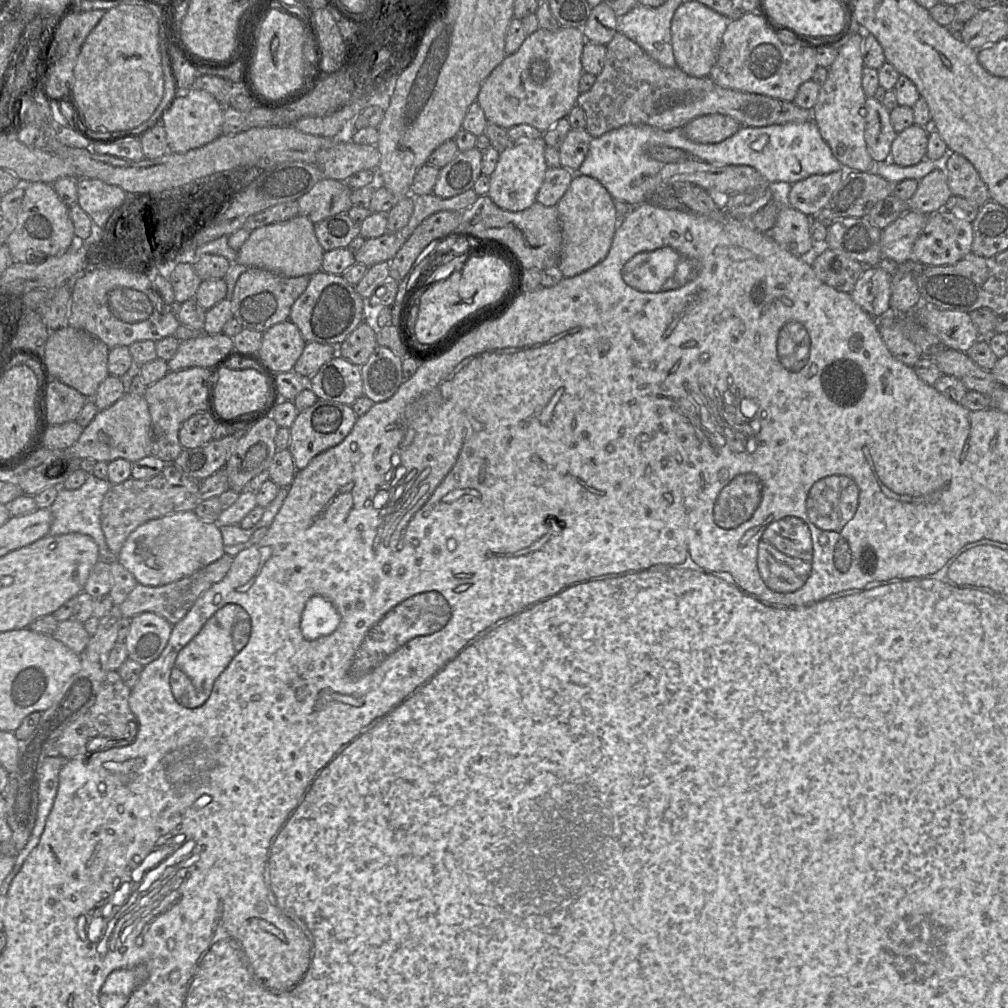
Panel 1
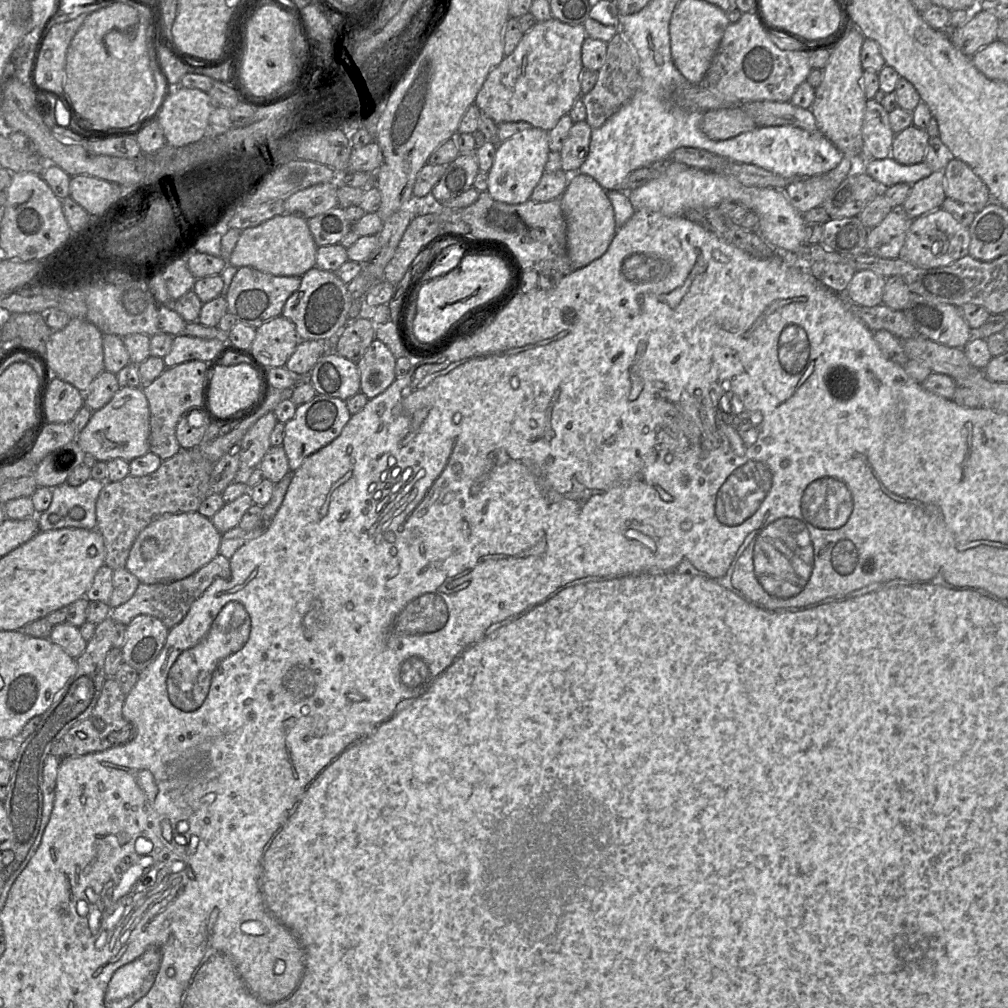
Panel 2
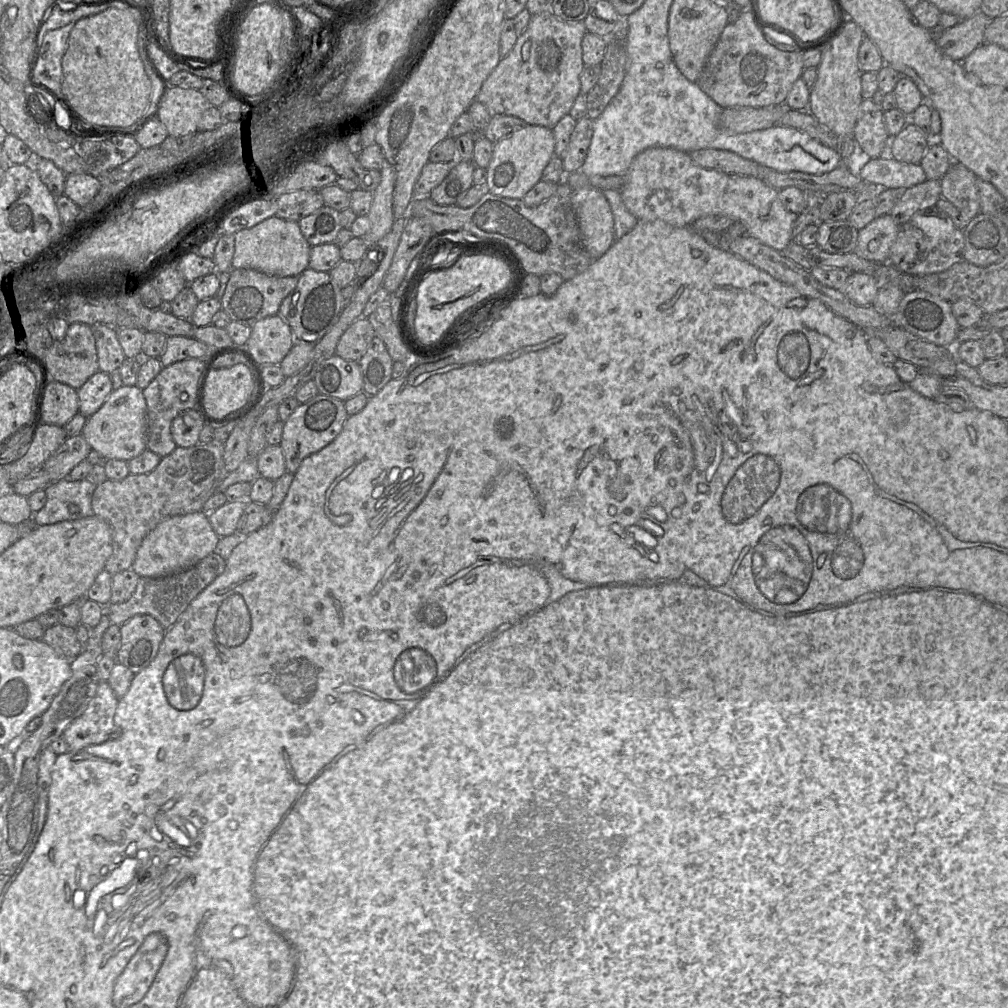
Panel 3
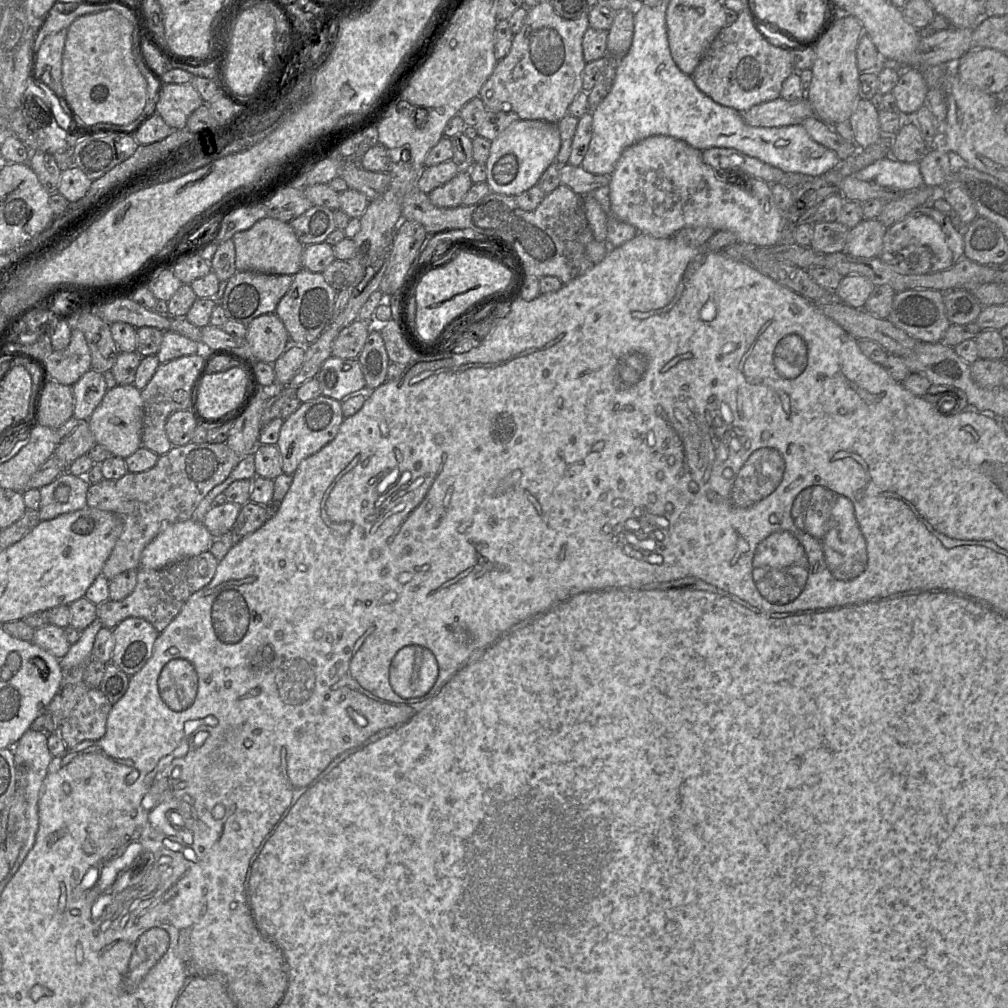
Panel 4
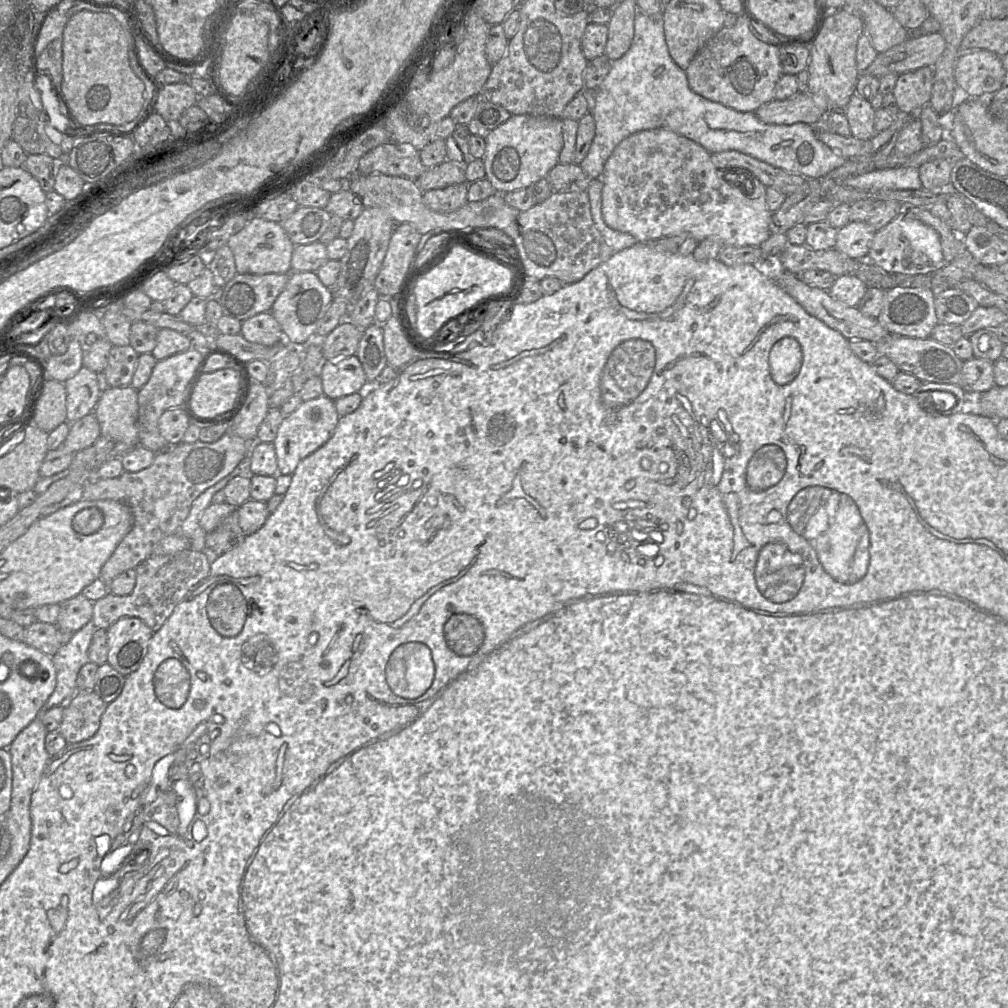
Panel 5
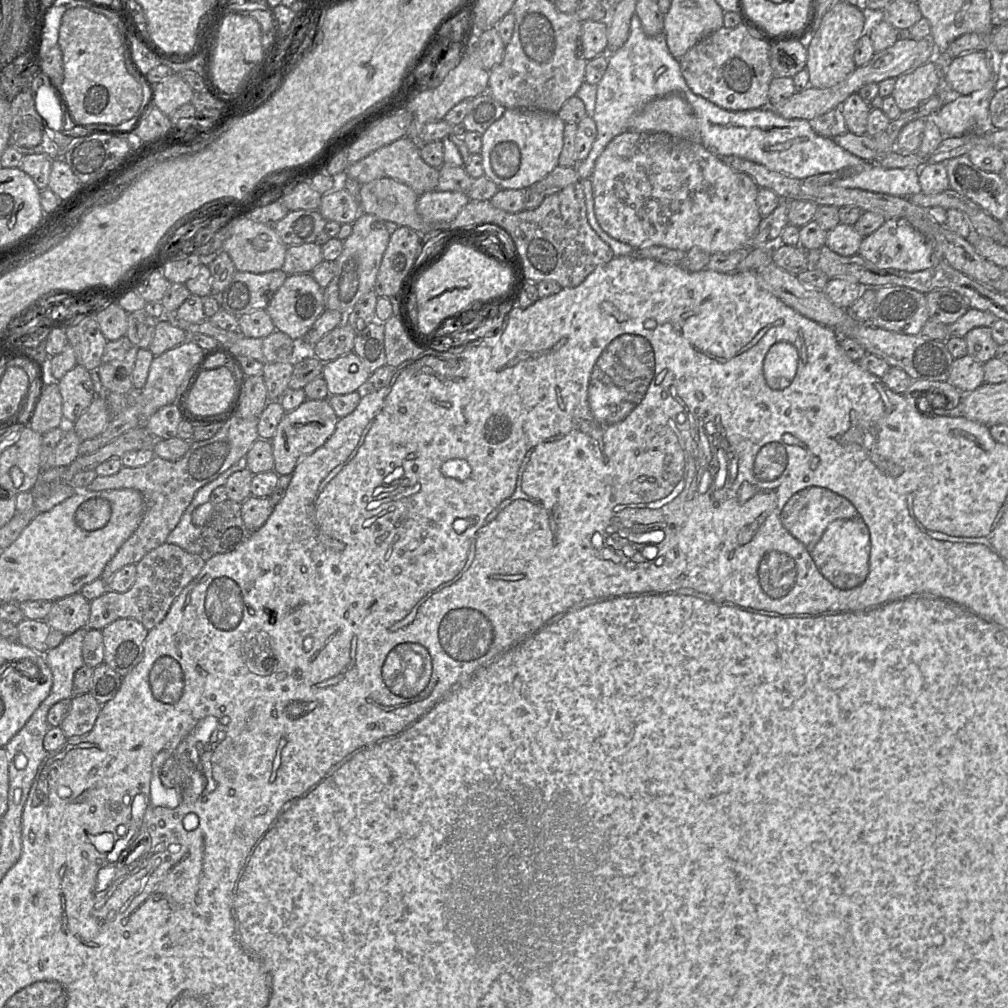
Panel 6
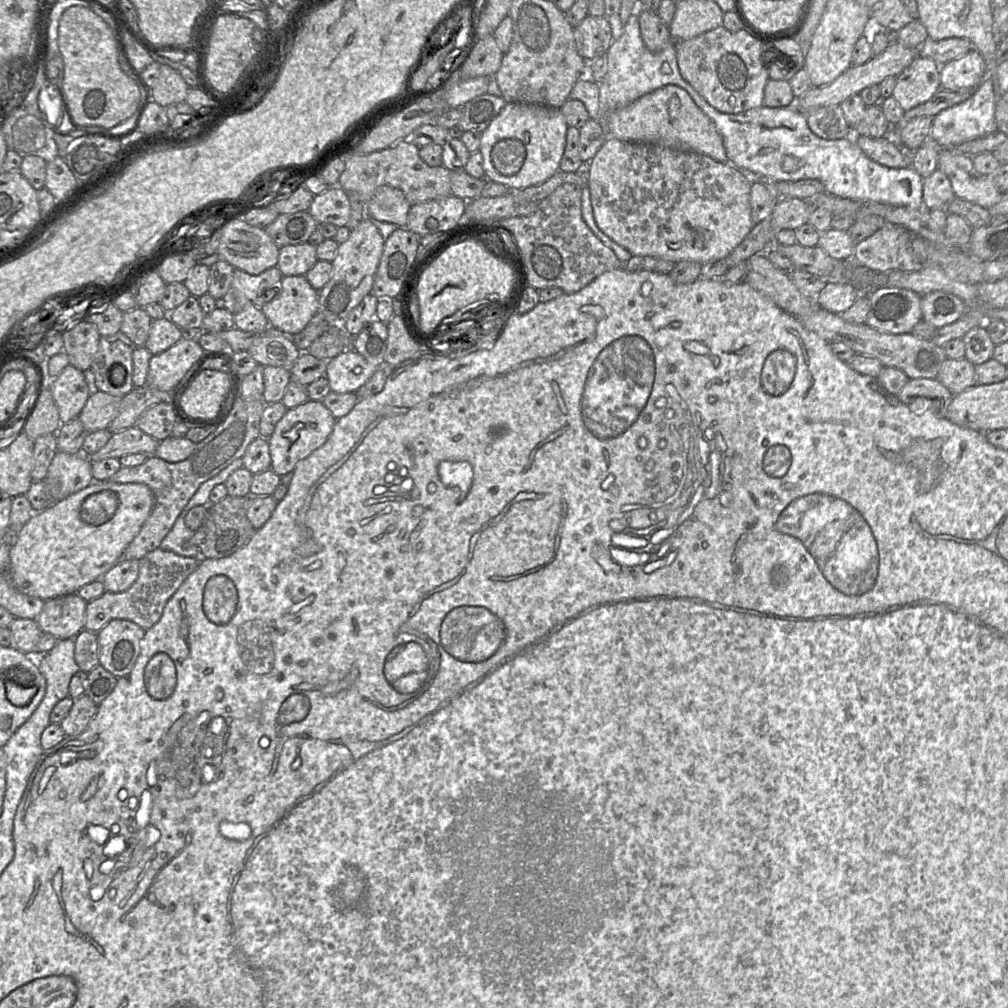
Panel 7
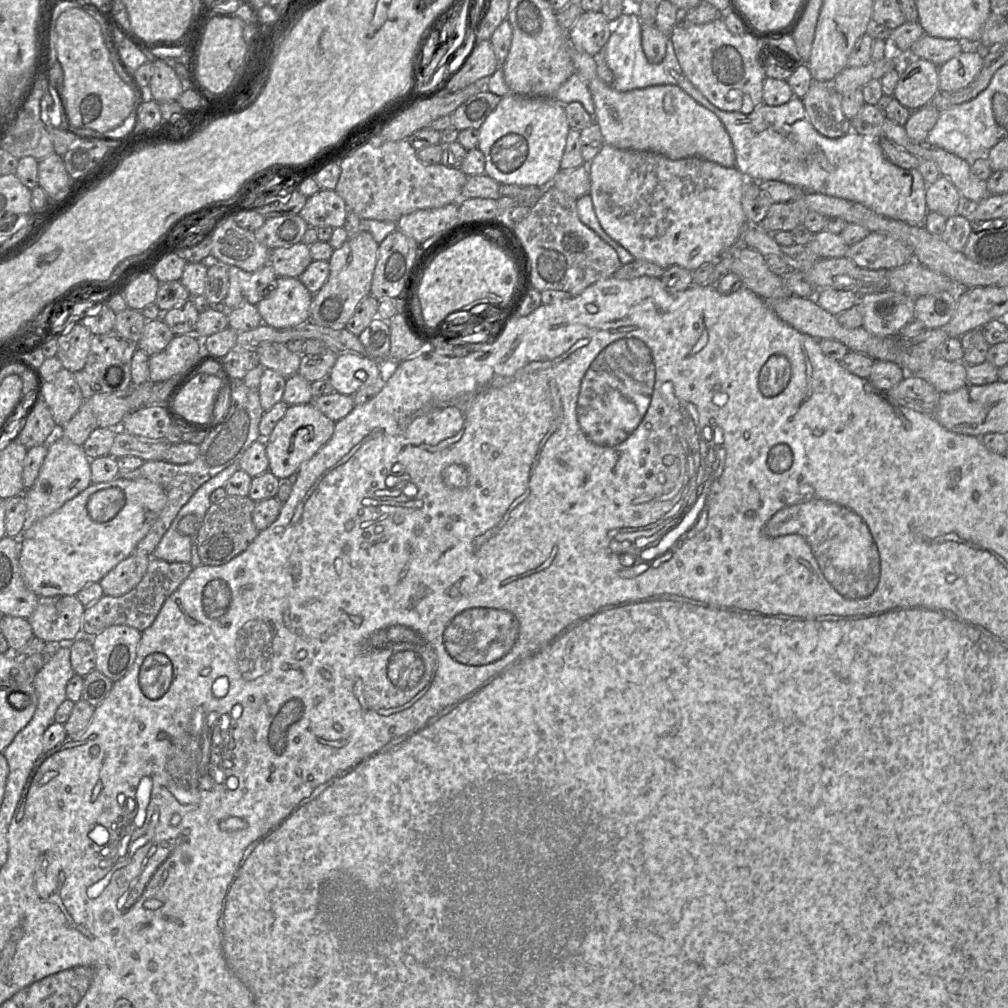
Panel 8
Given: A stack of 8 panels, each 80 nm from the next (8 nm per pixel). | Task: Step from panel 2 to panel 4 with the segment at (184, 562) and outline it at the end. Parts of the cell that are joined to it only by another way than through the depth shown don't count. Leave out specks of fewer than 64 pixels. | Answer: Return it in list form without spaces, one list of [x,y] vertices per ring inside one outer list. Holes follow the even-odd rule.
[[[192,519],[172,523],[143,550],[140,568],[162,569],[187,557],[209,551],[215,538],[202,522]]]

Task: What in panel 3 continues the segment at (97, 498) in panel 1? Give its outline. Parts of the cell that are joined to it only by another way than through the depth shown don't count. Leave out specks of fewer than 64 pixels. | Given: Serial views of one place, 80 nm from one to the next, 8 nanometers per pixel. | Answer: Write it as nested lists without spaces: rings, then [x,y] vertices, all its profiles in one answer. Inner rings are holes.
[[[65,478],[52,482],[44,489],[46,503],[41,510],[34,513],[33,525],[43,526],[93,516],[92,495],[96,487],[96,484],[87,479],[71,481]],[[69,504],[77,505],[79,512],[71,514],[68,510]]]

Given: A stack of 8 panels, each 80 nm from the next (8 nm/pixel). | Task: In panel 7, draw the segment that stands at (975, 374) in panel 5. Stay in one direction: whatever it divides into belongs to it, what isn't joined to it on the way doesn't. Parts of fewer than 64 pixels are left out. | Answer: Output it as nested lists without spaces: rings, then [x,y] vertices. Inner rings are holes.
[[[965,357],[961,359],[946,358],[940,367],[937,380],[953,395],[959,394],[977,384],[975,365]]]

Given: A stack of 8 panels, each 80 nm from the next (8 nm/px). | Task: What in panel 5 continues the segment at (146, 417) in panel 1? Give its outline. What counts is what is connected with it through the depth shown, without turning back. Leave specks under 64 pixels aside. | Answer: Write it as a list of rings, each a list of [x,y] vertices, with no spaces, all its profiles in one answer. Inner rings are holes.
[[[132,386],[110,387],[101,392],[93,412],[100,427],[100,435],[112,439],[115,443],[138,444],[137,418],[138,395]]]

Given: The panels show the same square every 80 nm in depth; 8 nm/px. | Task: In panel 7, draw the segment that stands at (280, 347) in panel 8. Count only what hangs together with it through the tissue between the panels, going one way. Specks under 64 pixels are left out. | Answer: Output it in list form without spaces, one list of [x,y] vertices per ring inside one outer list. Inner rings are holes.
[[[269,328],[264,333],[258,334],[247,352],[253,357],[257,364],[261,366],[283,367],[287,370],[292,369],[302,353],[293,342],[292,336],[274,328]]]

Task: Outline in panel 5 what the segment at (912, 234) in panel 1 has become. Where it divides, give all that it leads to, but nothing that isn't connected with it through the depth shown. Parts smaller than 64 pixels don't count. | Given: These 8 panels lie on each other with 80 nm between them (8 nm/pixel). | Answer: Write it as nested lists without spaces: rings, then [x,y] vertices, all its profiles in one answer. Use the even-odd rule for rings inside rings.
[[[849,222],[838,229],[835,249],[854,260],[866,260],[876,233],[867,222]]]

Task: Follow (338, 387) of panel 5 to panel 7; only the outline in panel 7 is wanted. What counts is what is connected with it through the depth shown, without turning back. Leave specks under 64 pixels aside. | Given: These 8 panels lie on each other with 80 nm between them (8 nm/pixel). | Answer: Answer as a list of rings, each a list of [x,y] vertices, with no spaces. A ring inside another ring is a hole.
[[[348,348],[328,361],[325,377],[331,391],[356,393],[377,369],[357,351]]]

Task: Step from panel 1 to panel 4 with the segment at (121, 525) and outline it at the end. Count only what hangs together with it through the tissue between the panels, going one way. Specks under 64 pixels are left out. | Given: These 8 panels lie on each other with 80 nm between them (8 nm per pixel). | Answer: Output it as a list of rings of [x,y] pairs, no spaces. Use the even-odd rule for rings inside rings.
[[[189,442],[186,445],[173,446],[166,454],[160,455],[157,463],[147,471],[127,472],[118,480],[103,478],[97,484],[91,484],[87,492],[87,506],[114,513],[122,520],[122,532],[102,568],[102,574],[110,581],[125,571],[139,569],[141,554],[145,547],[158,536],[164,527],[191,519],[203,498],[215,486],[225,481],[243,458],[233,452],[226,442]]]

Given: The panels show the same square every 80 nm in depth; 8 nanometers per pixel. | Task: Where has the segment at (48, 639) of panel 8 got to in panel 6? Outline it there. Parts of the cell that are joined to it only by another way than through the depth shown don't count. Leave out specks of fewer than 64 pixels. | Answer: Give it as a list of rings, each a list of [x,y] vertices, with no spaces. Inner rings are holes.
[[[78,592],[52,602],[51,610],[44,620],[51,629],[71,635],[86,627],[89,617],[90,601]]]

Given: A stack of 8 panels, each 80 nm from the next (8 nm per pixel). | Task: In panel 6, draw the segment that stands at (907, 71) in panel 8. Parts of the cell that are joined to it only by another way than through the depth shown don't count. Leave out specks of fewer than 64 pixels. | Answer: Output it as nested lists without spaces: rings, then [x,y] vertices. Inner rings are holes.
[[[931,60],[896,78],[892,96],[902,112],[919,106],[939,92],[940,68]]]

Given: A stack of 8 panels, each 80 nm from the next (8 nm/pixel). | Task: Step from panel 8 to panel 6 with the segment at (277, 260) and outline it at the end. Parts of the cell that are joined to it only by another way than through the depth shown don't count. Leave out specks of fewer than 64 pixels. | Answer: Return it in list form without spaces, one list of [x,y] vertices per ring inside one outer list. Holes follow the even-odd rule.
[[[315,242],[288,246],[282,270],[287,275],[311,273],[322,261],[322,247]]]

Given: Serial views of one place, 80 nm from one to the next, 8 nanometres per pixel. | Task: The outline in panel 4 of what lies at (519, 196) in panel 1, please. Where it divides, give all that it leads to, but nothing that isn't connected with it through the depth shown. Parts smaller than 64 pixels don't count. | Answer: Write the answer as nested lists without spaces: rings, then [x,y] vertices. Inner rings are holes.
[[[519,119],[491,141],[485,163],[486,183],[494,193],[517,196],[537,185],[544,171],[556,161],[560,146],[557,124]]]

